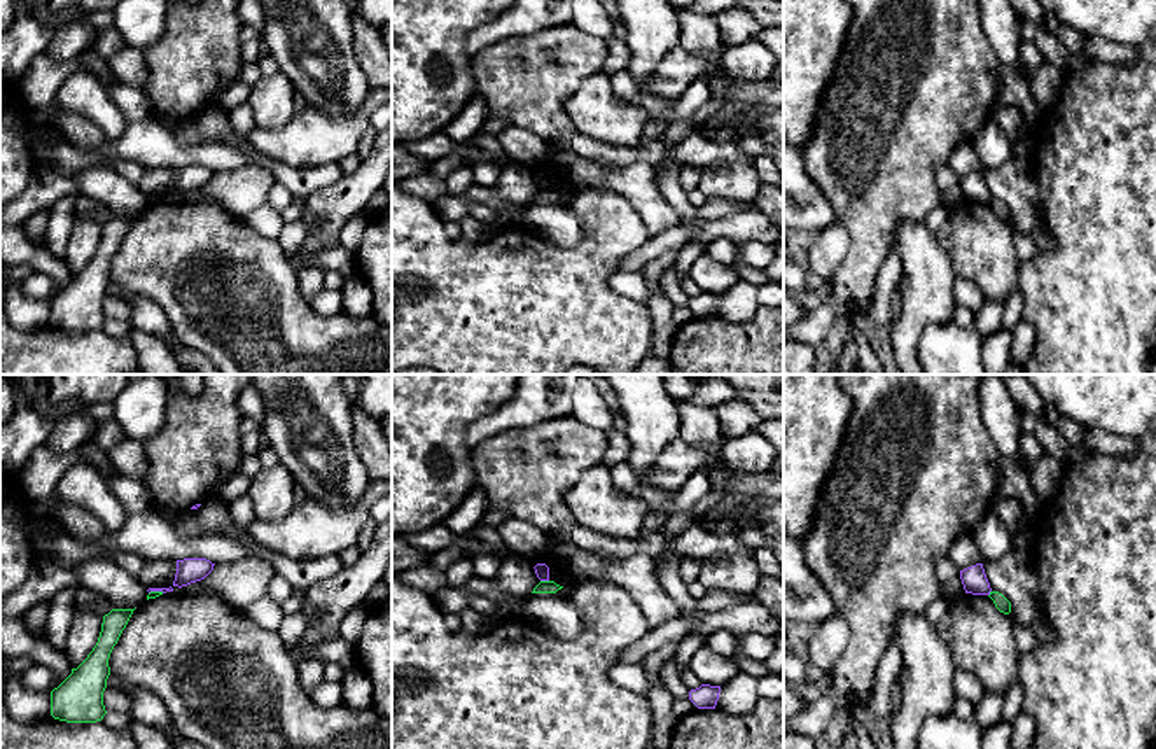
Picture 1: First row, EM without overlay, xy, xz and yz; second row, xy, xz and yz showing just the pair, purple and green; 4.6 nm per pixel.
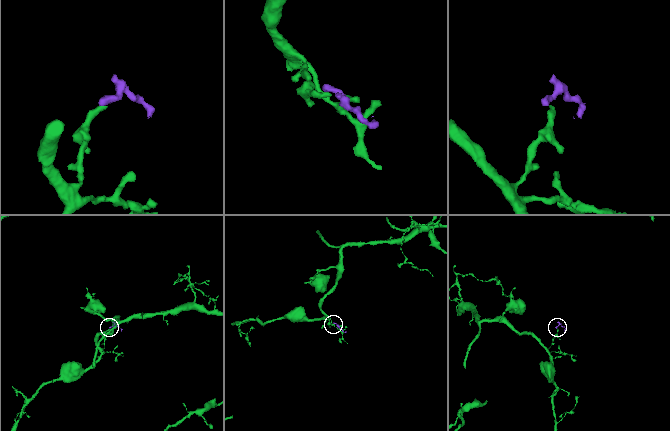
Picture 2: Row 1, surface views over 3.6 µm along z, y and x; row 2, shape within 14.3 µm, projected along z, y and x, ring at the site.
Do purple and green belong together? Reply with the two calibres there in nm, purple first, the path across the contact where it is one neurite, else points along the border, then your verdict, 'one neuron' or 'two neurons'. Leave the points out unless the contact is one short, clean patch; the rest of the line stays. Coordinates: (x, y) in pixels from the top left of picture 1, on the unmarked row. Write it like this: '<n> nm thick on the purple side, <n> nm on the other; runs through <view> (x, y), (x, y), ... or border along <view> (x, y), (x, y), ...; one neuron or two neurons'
60 nm thick on the purple side, 60 nm on the other; border along xz (541, 188), (548, 189); two neurons

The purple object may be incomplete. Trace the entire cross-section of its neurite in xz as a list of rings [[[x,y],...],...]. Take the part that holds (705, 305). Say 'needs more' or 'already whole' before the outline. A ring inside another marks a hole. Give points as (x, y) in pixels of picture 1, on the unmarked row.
already whole | [[[701,292],[700,296],[689,299],[689,308],[698,317],[715,317],[719,301],[721,294]]]

